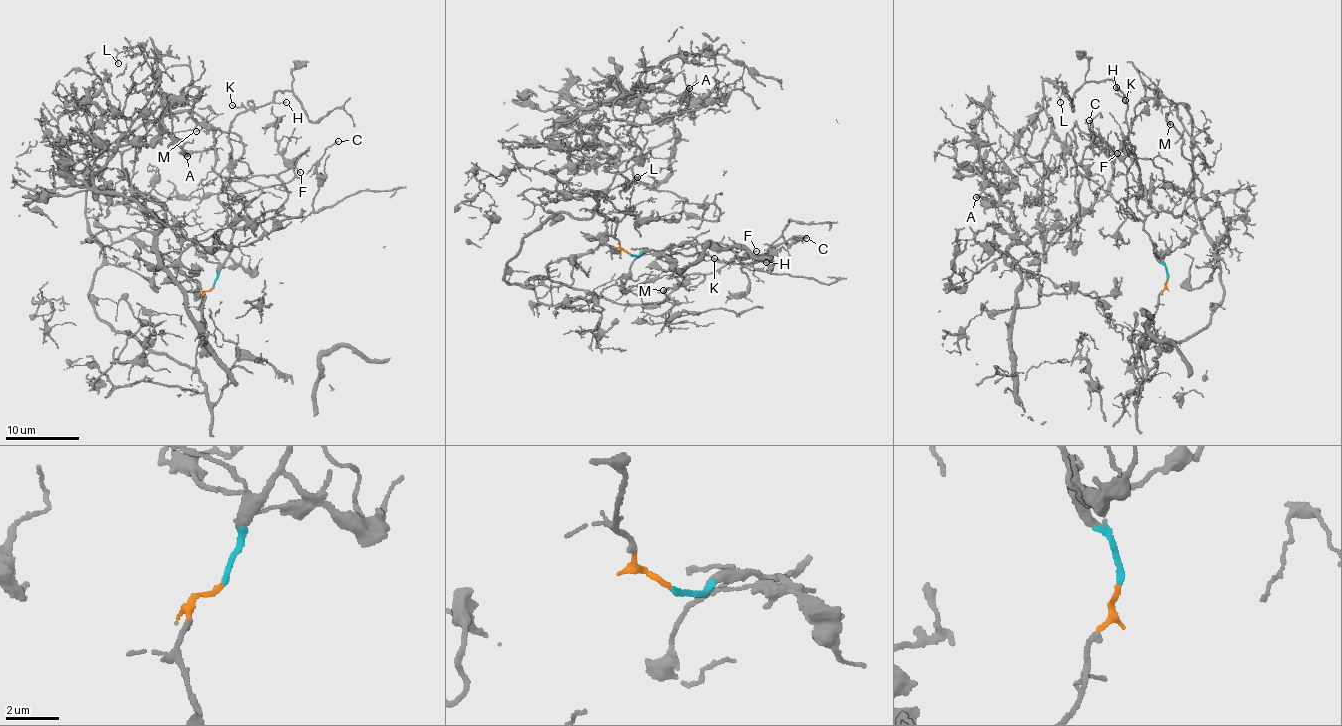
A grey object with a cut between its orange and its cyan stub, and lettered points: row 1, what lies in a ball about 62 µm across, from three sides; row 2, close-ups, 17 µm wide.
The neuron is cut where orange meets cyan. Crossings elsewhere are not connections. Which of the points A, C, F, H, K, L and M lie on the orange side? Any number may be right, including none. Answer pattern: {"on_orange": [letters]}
{"on_orange": ["A", "L", "M"]}

